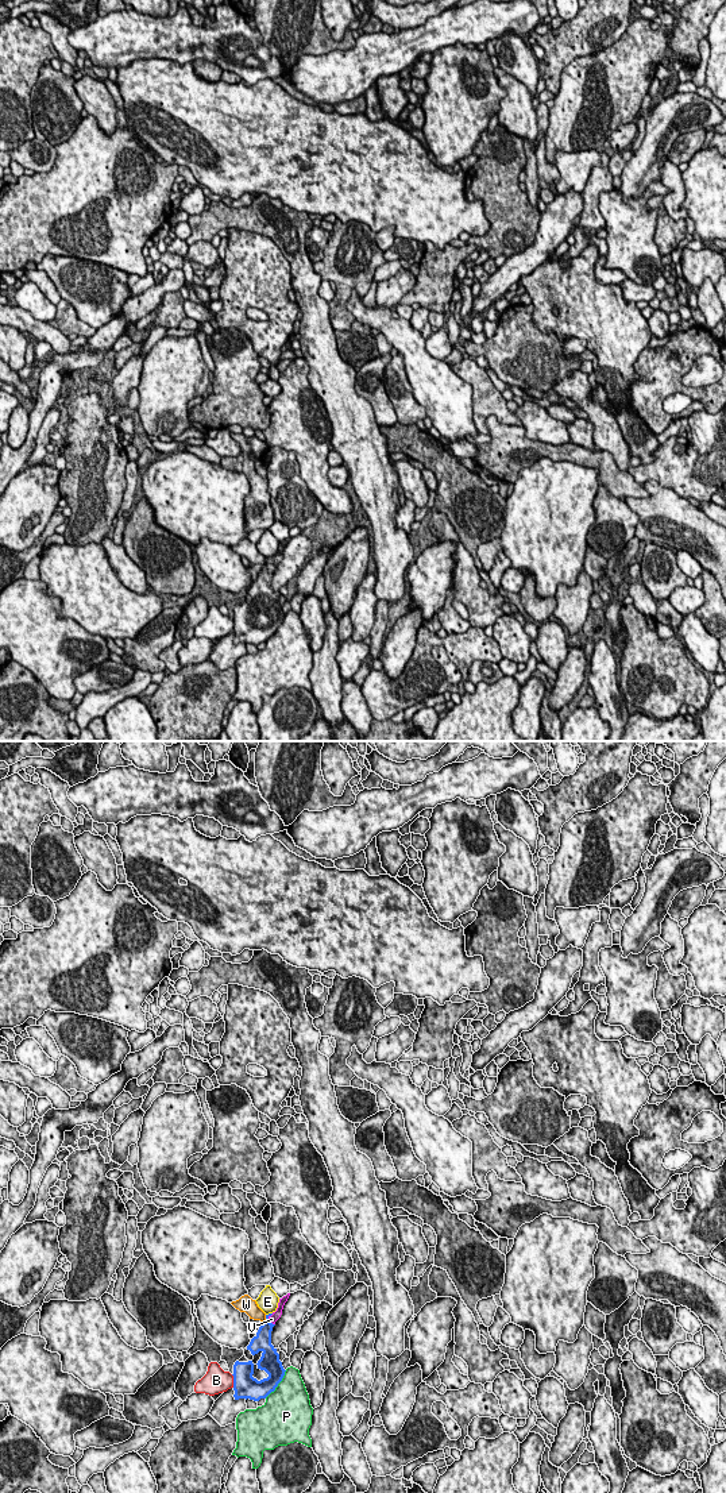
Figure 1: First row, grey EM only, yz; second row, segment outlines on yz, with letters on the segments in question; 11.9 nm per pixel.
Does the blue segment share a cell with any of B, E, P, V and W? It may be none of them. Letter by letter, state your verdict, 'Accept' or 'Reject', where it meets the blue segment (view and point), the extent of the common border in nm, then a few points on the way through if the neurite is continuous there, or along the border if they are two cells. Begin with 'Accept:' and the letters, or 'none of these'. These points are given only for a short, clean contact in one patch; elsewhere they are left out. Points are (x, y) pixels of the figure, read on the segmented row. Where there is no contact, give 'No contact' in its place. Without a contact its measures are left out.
Accept: V
B: Reject. Touches blue at yz (234, 1381). Shared border 160 nm
E: Reject. Touches blue at yz (269, 1314). Shared border 90 nm
P: Reject. Touches blue at yz (277, 1385). Shared border 420 nm
V: Accept. Touches blue at yz (267, 1320). Shared border 150 nm. Path across: yz (262, 1341), (267, 1320), (275, 1315)
W: Reject. Touches blue at yz (266, 1318). Shared border 90 nm

